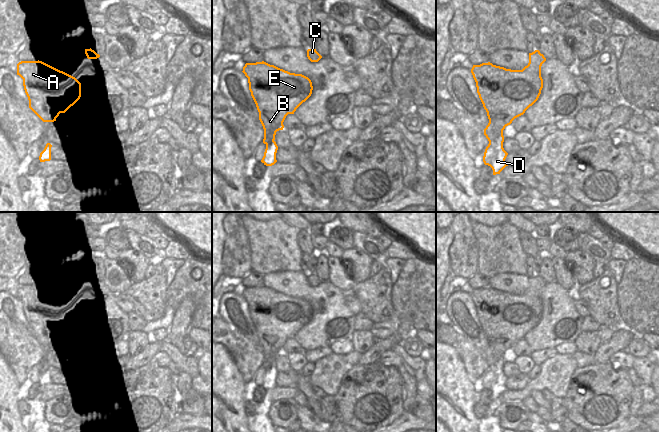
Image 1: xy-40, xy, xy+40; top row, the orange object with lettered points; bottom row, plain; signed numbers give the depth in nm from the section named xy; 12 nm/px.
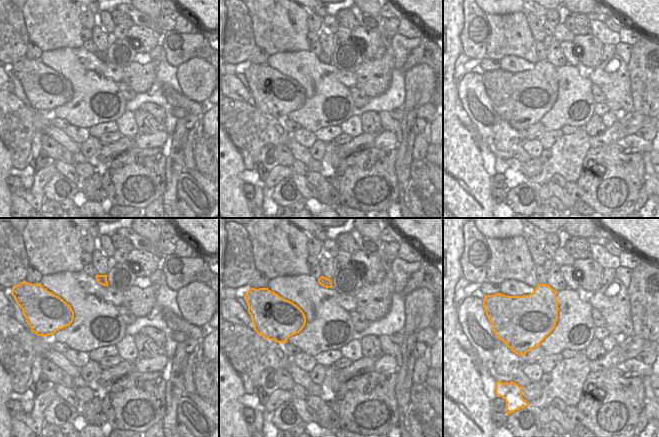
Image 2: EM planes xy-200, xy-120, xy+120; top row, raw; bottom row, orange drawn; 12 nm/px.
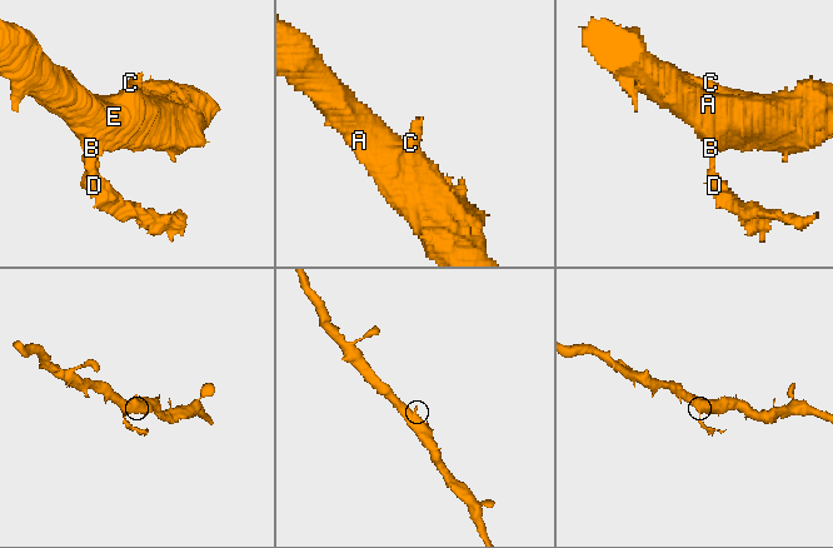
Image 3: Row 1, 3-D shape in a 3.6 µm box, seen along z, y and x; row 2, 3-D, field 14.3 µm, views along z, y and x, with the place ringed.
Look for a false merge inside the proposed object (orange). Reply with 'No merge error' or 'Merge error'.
Merge error

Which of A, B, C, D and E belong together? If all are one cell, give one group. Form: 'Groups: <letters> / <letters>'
Groups: A B C E / D

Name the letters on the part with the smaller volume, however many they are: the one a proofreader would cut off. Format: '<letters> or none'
D

